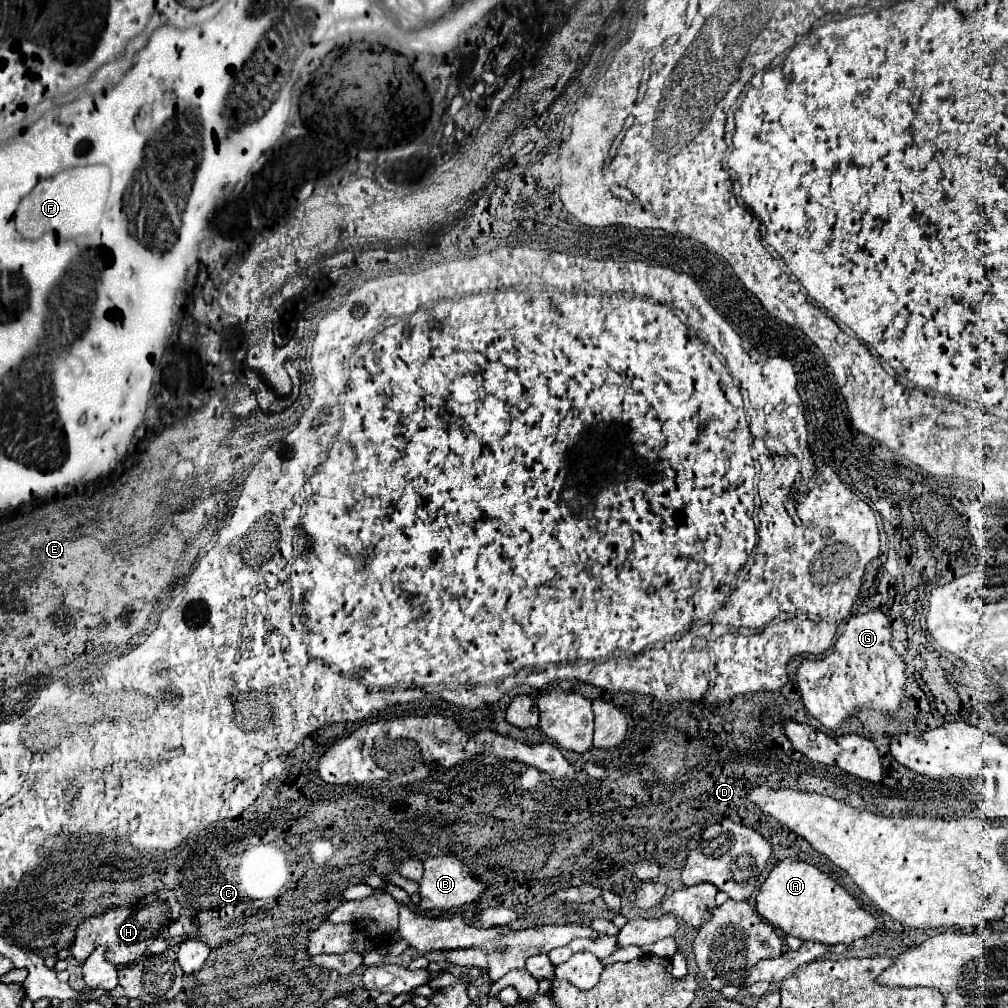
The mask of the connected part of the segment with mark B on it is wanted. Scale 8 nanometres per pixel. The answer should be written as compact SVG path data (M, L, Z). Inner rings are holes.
M443 851L439 855L433 855L433 857L423 857L423 877L419 881L419 895L421 895L421 901L419 901L419 909L421 911L449 911L449 909L459 909L467 903L473 903L479 899L479 895L483 893L485 885L481 881L477 881L471 871L451 853Z

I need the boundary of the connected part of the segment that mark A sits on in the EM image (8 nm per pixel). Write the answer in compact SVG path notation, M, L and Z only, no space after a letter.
M785 859L779 861L757 893L757 913L785 935L795 935L801 941L817 941L823 945L851 945L859 937L869 937L875 931L875 917L861 909L835 879L821 873L817 867Z

